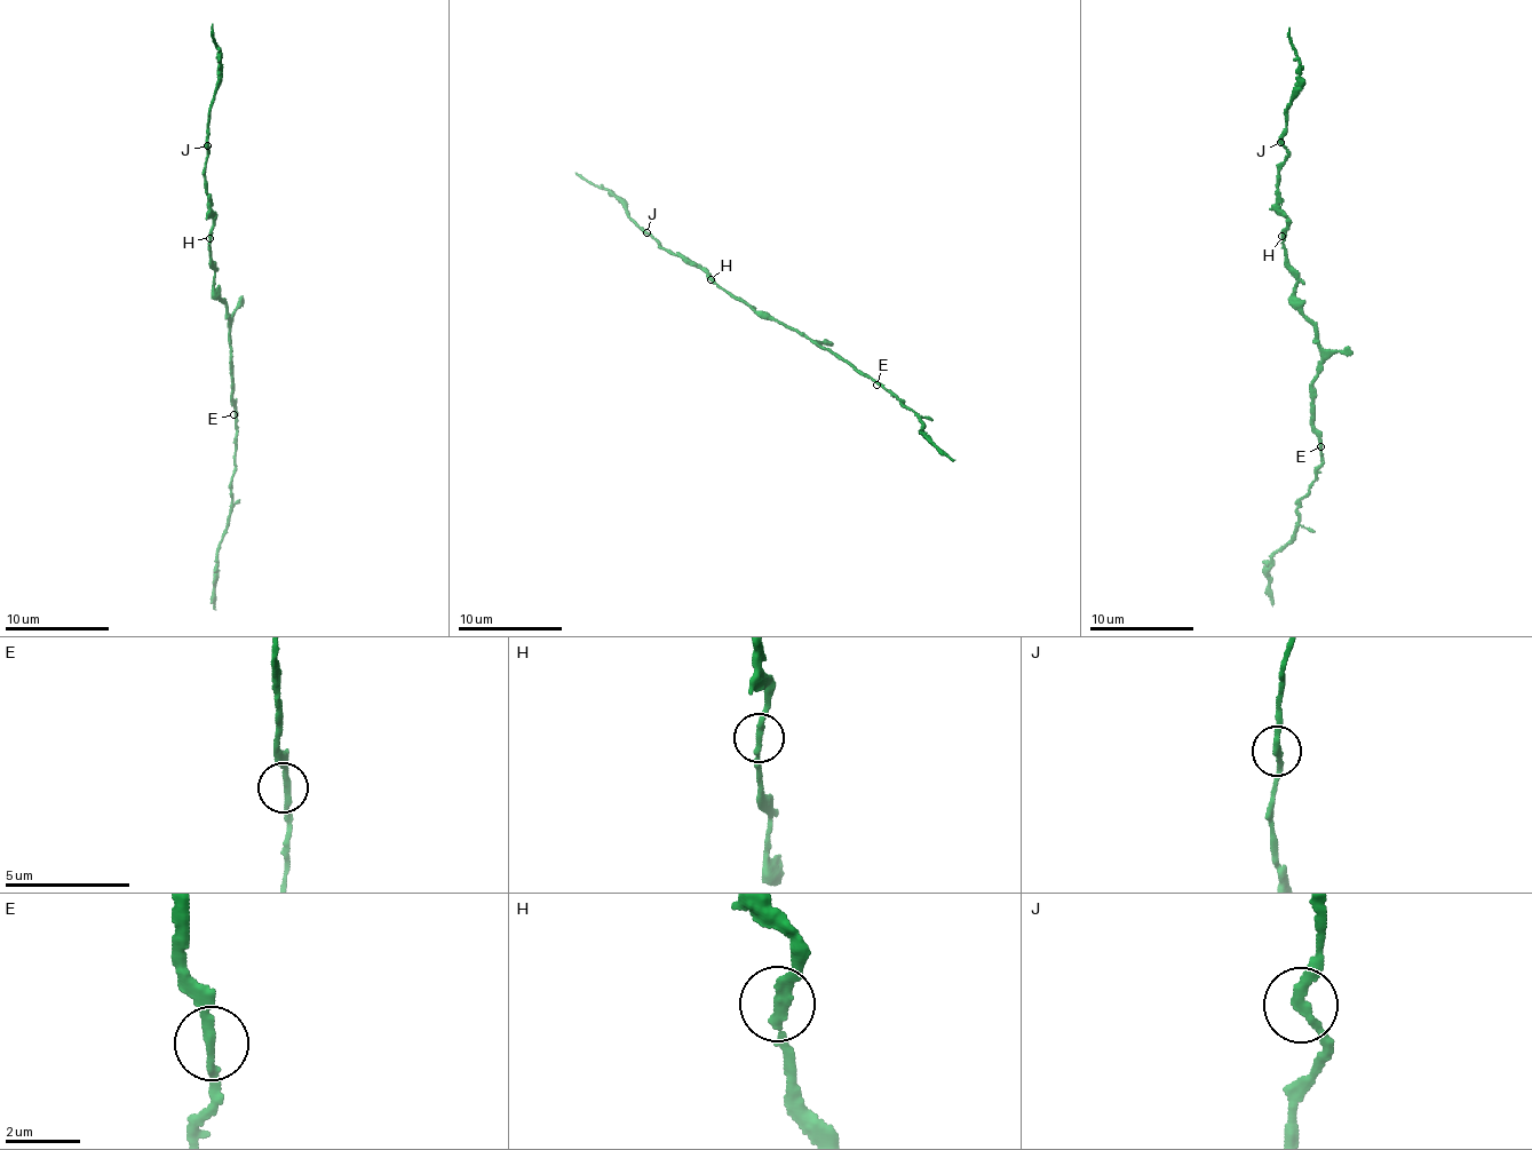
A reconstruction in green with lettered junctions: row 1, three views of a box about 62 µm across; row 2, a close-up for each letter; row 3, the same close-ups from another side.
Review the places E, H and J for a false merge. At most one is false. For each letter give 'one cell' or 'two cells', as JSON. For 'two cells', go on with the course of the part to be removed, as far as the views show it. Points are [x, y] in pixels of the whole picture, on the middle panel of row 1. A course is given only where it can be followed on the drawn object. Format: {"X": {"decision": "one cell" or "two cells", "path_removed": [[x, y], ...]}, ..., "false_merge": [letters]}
{"E": {"decision": "one cell"}, "H": {"decision": "one cell"}, "J": {"decision": "one cell"}, "false_merge": []}

